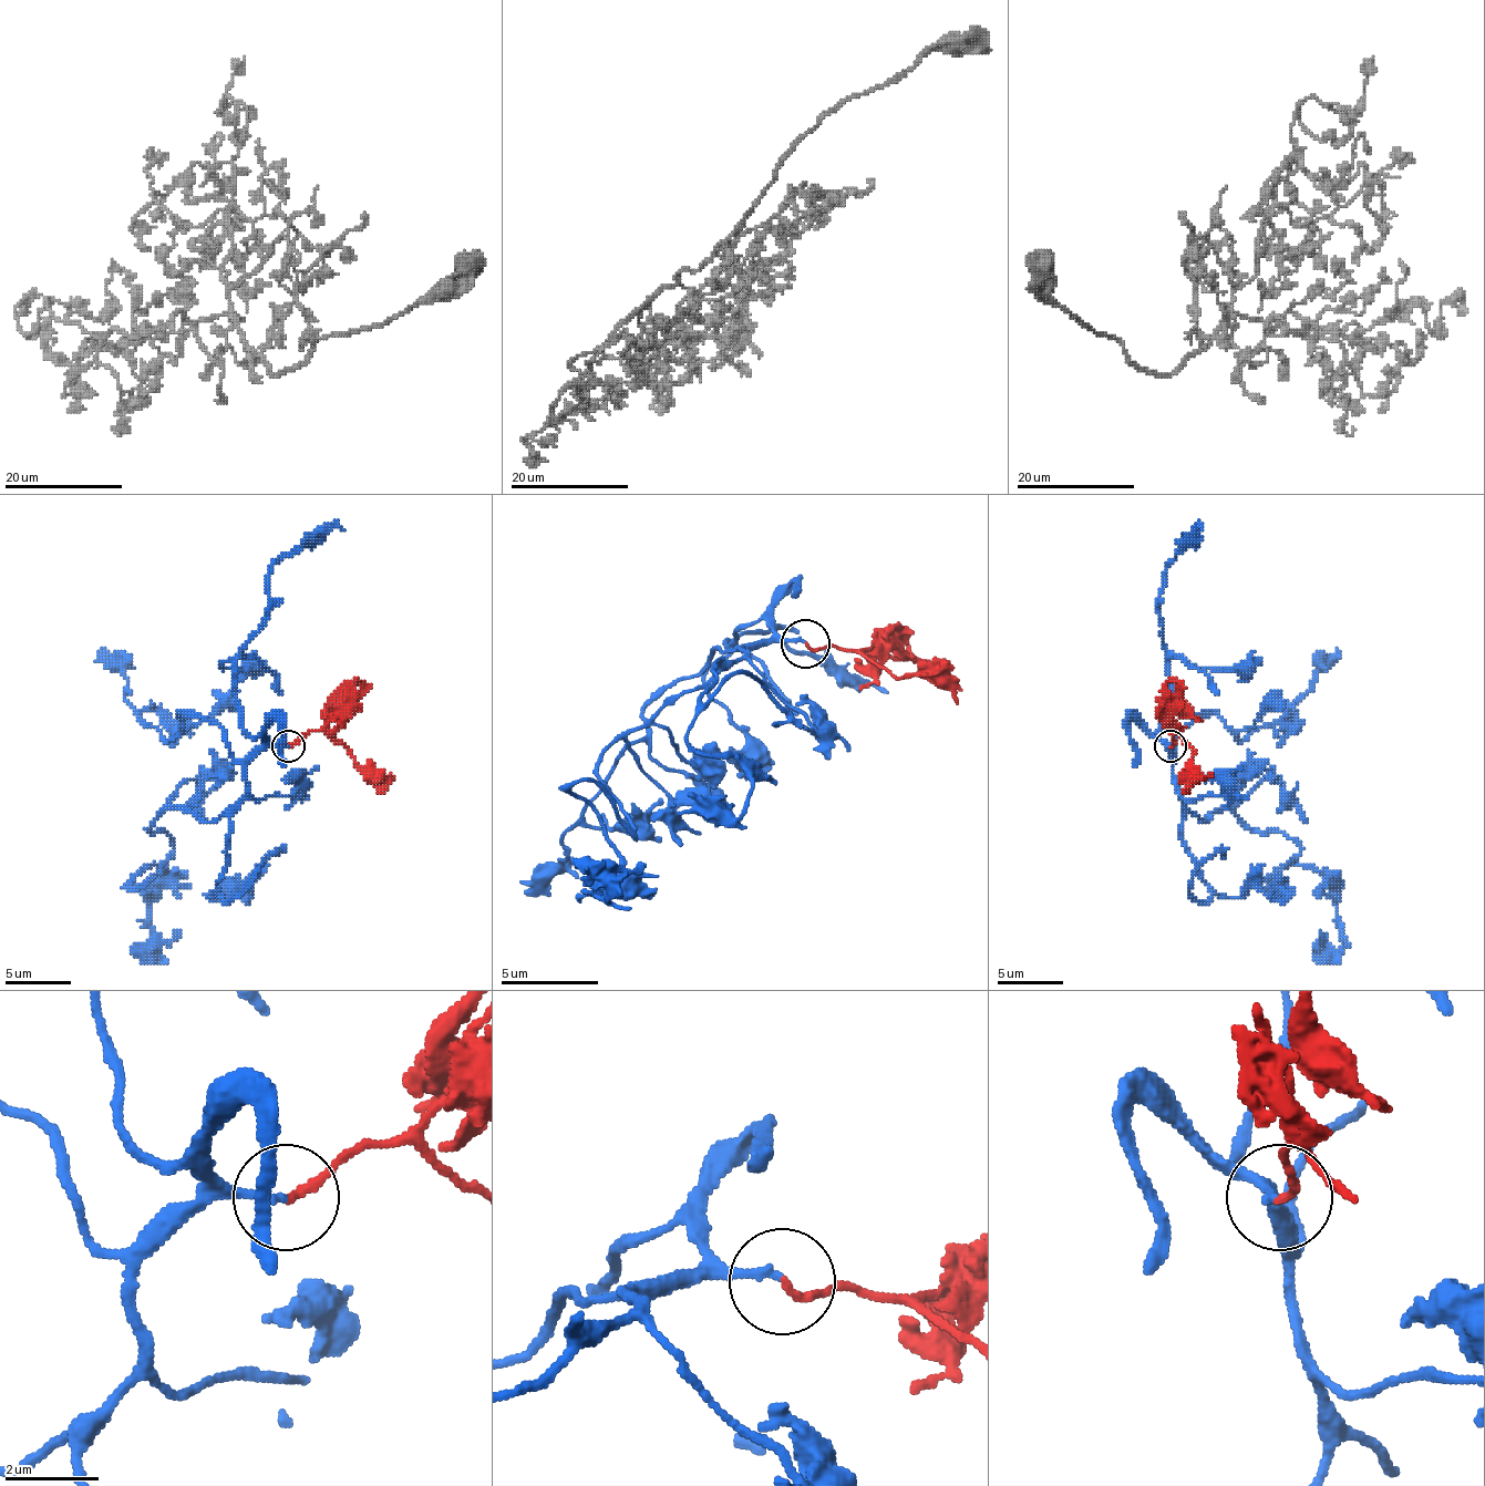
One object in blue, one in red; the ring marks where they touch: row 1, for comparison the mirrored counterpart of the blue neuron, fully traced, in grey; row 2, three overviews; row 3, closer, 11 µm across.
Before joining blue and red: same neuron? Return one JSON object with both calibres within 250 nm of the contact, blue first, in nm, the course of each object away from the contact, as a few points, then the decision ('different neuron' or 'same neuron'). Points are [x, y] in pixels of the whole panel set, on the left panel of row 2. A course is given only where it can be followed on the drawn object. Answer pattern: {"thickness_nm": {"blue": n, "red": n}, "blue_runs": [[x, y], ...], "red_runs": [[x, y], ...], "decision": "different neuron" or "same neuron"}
{"thickness_nm": {"blue": 170, "red": 170}, "blue_runs": [[289, 746], [216, 818], [147, 828], [174, 848], [131, 881], [164, 875], [154, 950], [181, 930]], "red_runs": [[289, 746], [311, 730], [328, 730], [361, 766], [374, 766], [383, 776], [390, 773]], "decision": "same neuron"}

